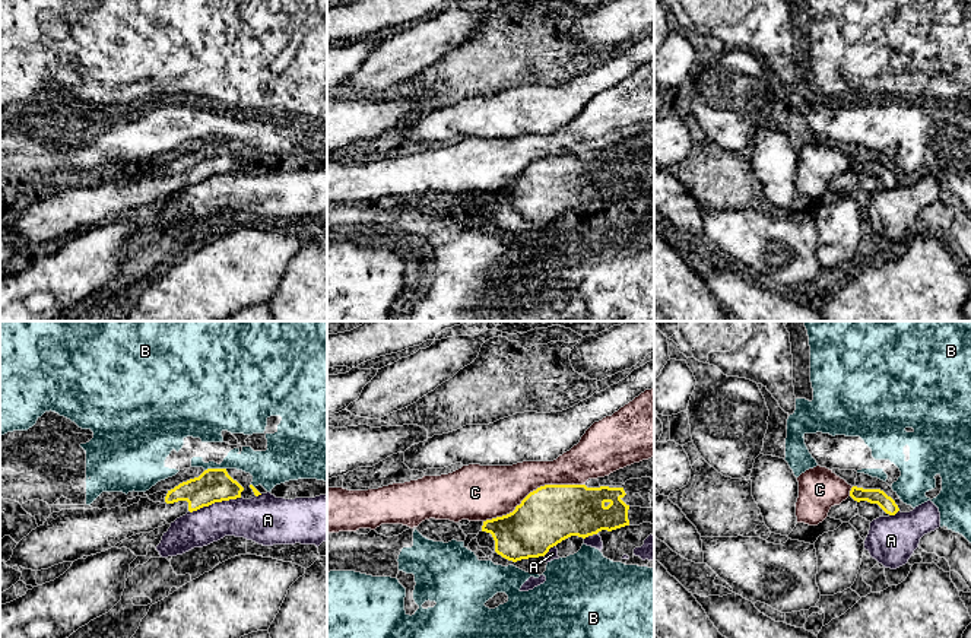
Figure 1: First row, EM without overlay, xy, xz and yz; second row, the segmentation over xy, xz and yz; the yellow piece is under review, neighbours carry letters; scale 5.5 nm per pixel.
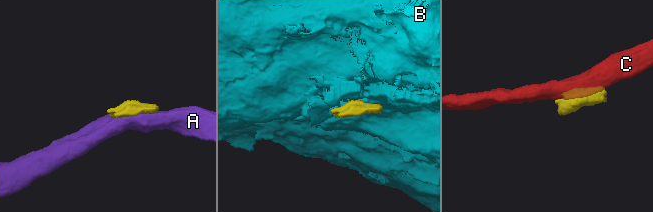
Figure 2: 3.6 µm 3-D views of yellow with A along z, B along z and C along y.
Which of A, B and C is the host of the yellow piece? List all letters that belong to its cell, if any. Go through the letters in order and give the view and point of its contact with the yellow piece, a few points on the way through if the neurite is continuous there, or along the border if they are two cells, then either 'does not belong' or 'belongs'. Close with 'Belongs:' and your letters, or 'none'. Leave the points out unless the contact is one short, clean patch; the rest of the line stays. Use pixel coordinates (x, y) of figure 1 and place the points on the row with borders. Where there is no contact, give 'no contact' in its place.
A: meets yellow in xy at (215, 501); does not belong
B: meets yellow in xy at (215, 469); border along xy (225, 467), (208, 467), (205, 470); does not belong
C: meets yellow in xz at (533, 491); does not belong
Belongs: none

